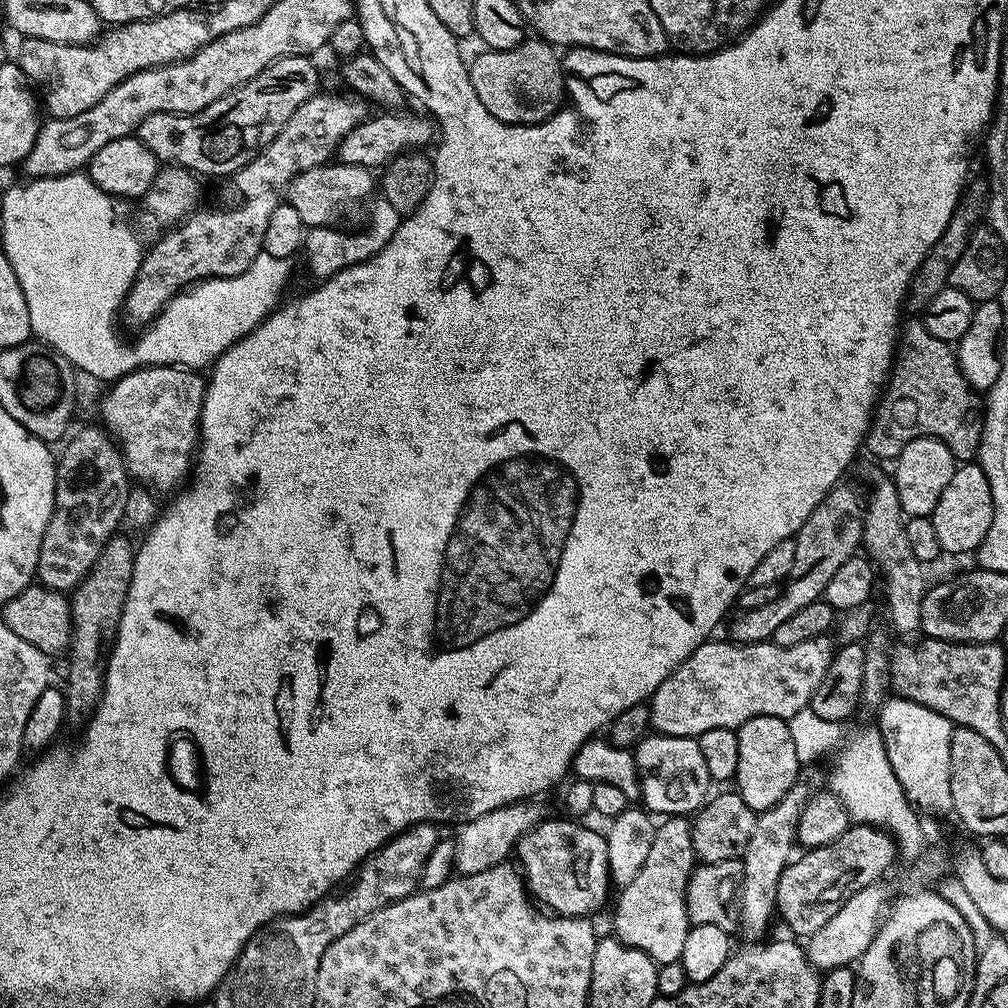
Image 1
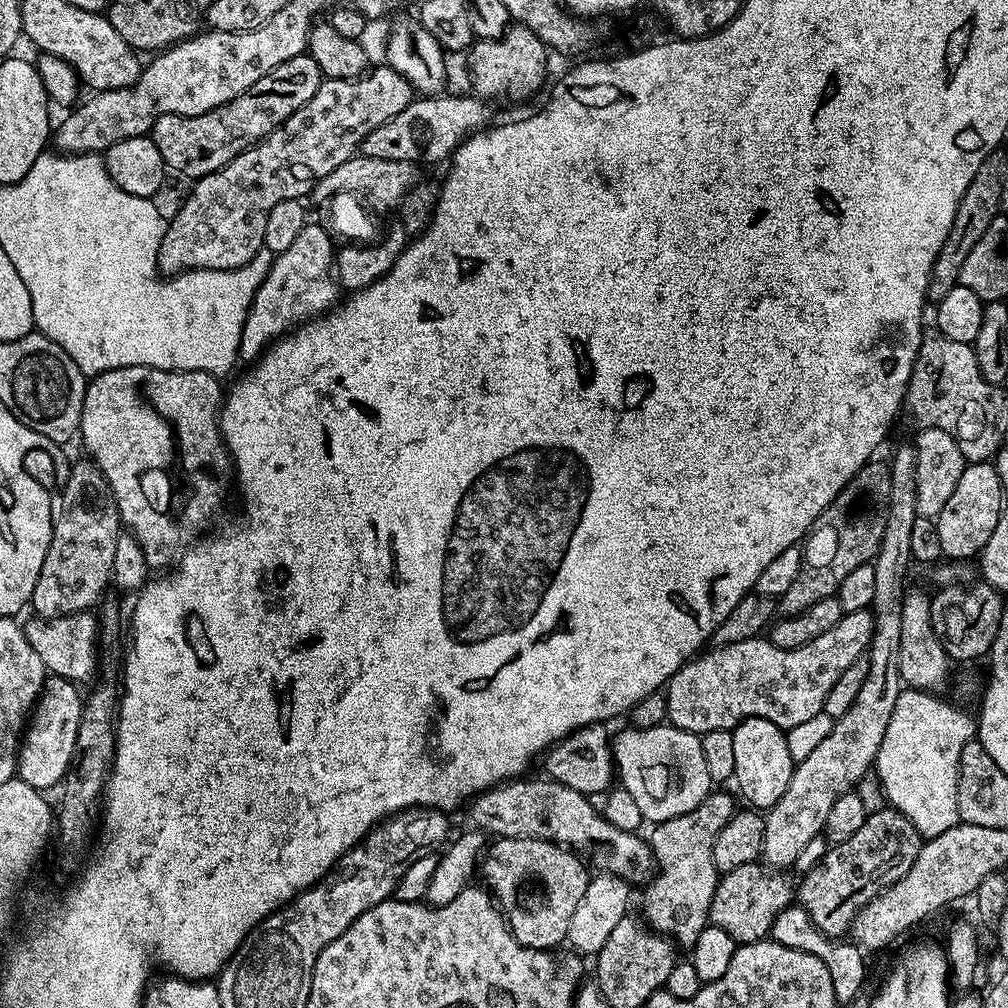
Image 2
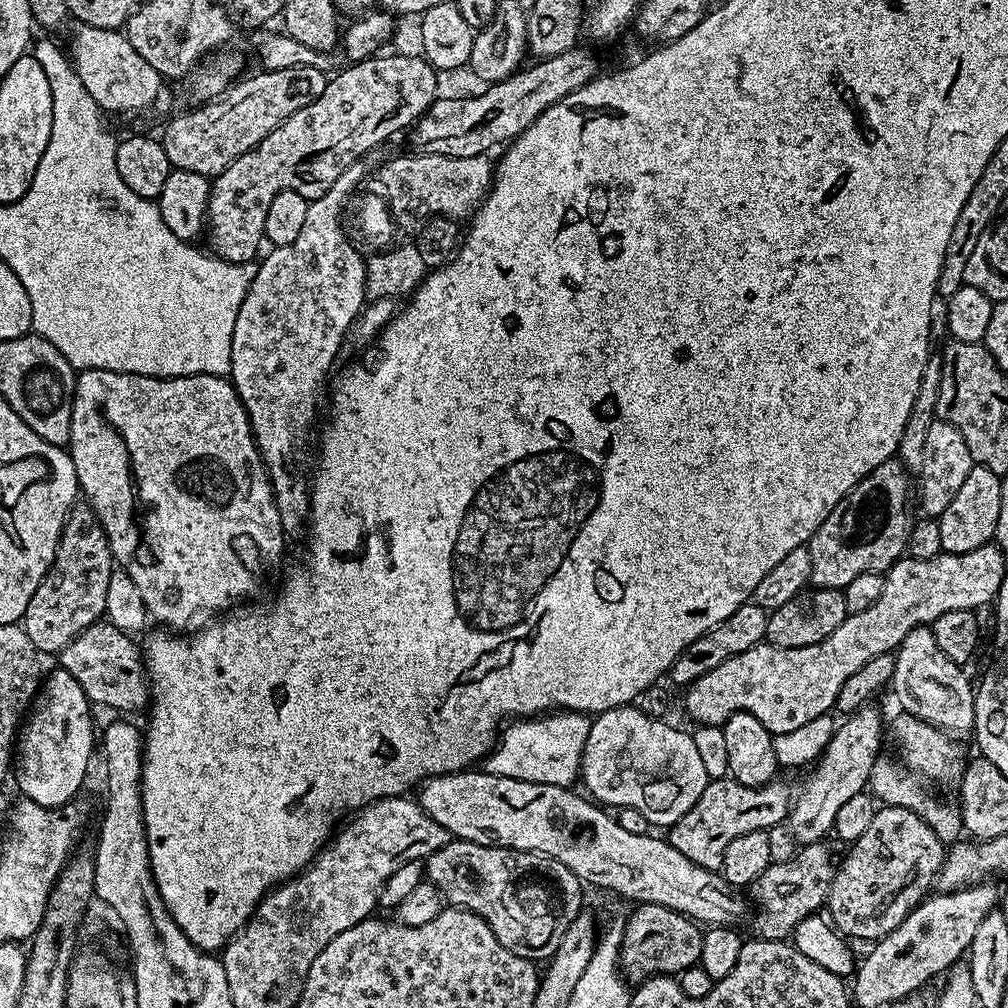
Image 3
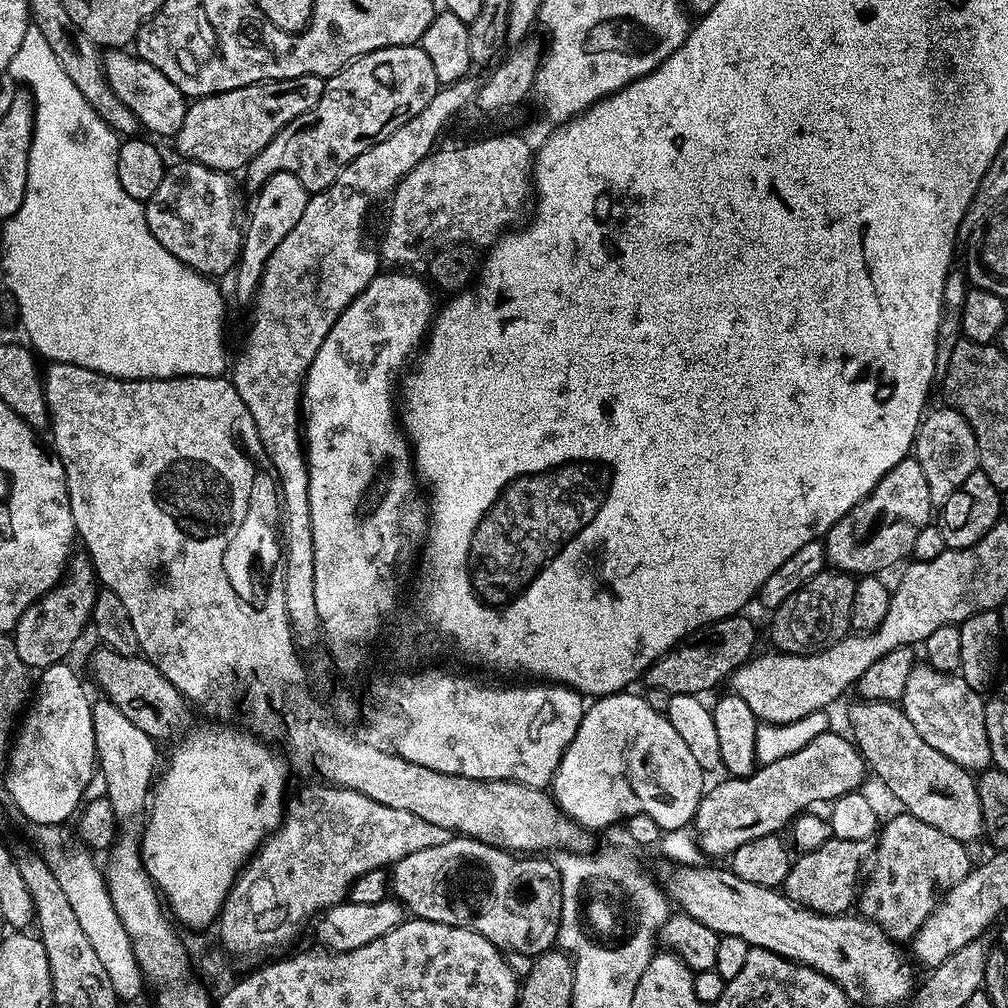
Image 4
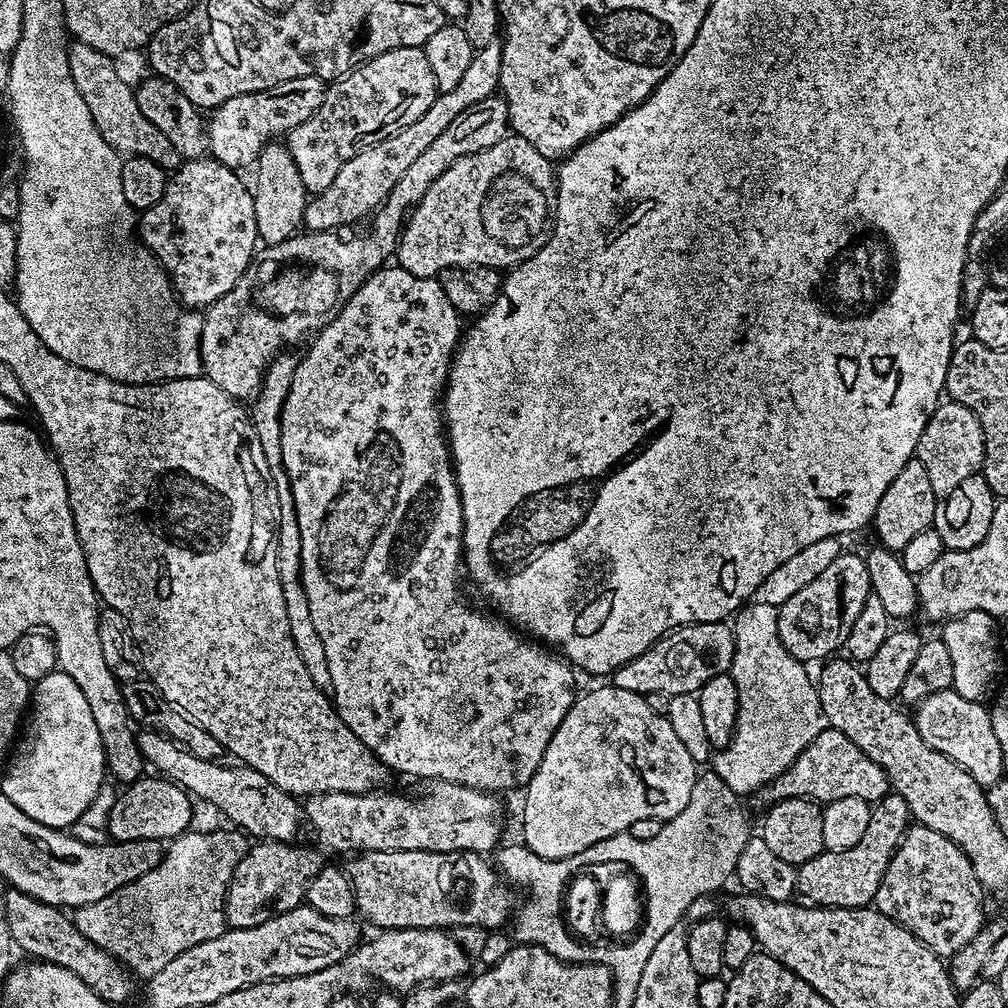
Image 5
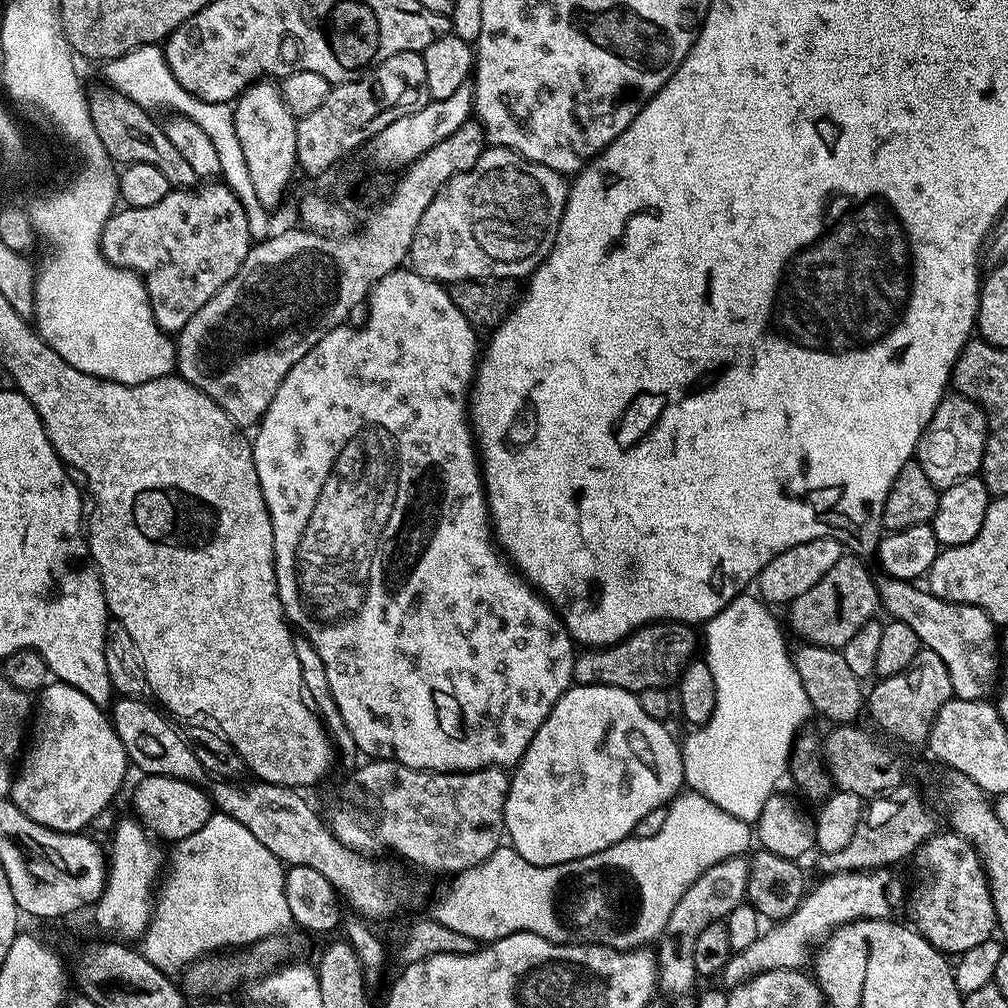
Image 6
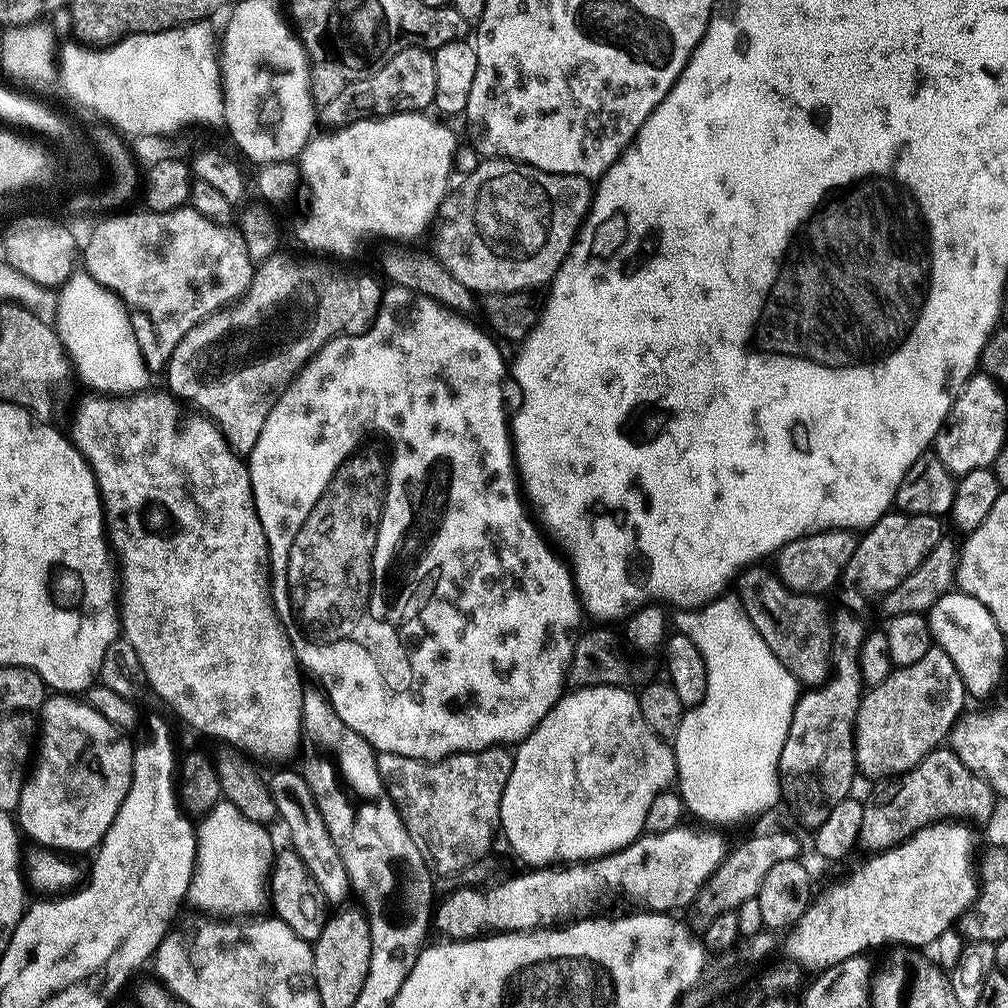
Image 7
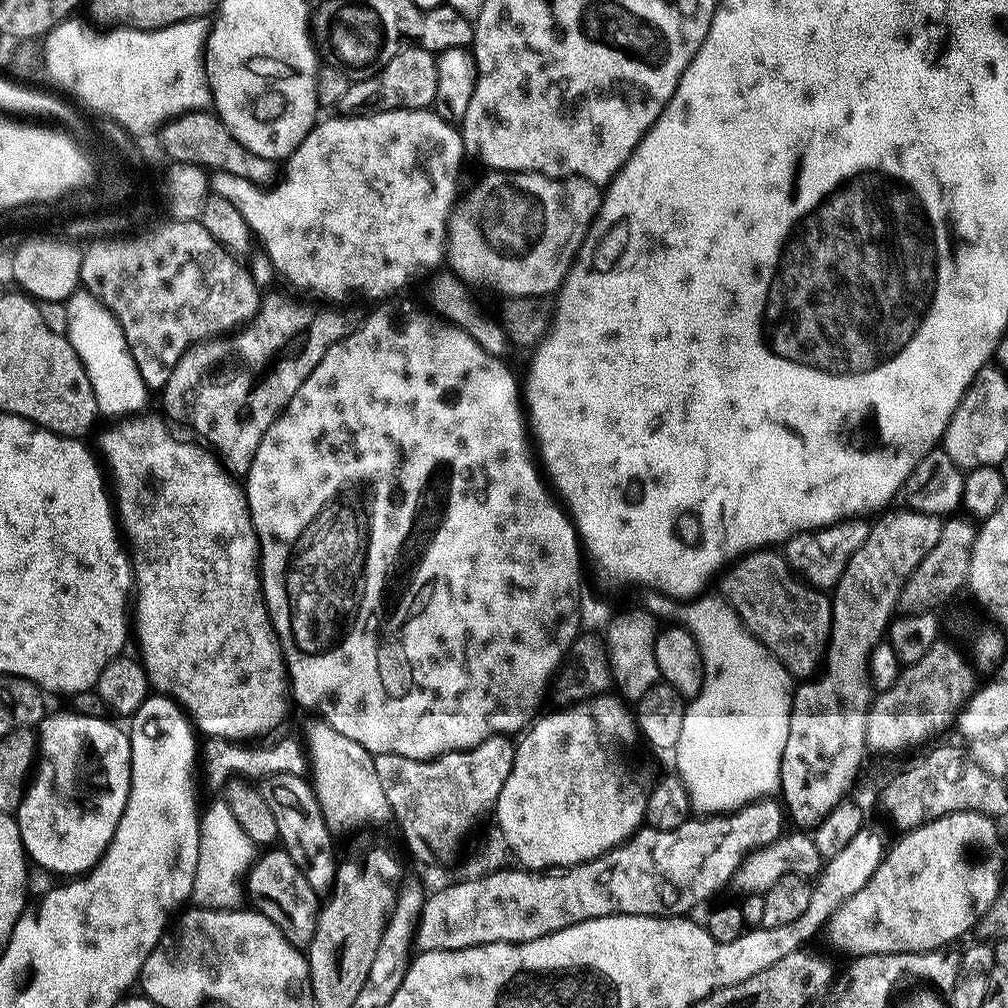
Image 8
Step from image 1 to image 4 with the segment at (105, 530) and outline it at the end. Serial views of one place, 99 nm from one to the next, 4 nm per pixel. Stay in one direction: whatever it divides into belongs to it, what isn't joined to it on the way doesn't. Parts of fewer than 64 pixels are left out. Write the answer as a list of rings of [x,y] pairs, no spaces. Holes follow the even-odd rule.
[[[84,554],[73,555],[60,581],[18,618],[12,641],[25,666],[30,670],[43,670],[69,659],[84,627],[89,627],[97,591],[98,581],[91,560]]]

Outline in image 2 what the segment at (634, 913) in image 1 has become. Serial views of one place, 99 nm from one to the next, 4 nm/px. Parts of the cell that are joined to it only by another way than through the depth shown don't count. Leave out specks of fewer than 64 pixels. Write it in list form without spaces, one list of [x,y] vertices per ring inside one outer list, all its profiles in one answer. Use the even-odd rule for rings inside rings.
[[[724,790],[709,791],[708,797],[698,806],[694,806],[694,810],[690,810],[686,814],[678,814],[669,820],[659,821],[653,827],[656,829],[653,830],[652,836],[650,835],[652,859],[658,869],[658,875],[649,880],[643,889],[645,892],[642,916],[652,931],[671,938],[684,950],[690,950],[694,946],[694,942],[698,942],[698,934],[702,934],[702,930],[709,925],[710,902],[714,898],[718,879],[716,864],[714,863],[714,842],[718,838],[722,826],[726,826],[726,822],[730,822],[732,815],[738,811],[737,797],[735,795],[732,797],[728,792],[720,791]]]

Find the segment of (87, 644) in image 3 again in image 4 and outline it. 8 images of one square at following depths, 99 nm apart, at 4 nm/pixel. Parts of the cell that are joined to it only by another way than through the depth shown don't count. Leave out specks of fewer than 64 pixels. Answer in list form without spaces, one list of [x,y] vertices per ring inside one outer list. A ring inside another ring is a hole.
[[[100,646],[97,649],[92,656],[92,676],[96,679],[97,686],[104,691],[101,693],[111,704],[118,706],[118,710],[122,710],[122,714],[126,714],[126,718],[138,726],[138,730],[157,742],[175,741],[189,731],[193,723],[193,709],[184,695],[158,670],[158,666],[140,654],[123,656],[112,648]]]

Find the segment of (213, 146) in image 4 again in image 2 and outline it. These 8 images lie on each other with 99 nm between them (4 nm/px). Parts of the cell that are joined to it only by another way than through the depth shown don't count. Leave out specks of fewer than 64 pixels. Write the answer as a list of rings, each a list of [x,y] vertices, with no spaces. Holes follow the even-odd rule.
[[[307,54],[290,58],[290,62],[282,62],[270,74],[258,78],[248,92],[238,98],[197,116],[179,116],[166,114],[154,122],[151,138],[154,146],[158,146],[158,154],[162,154],[165,169],[181,172],[184,176],[199,178],[217,172],[226,162],[230,162],[238,154],[242,154],[252,145],[268,136],[294,110],[298,110],[318,90],[322,82],[322,73],[318,62]]]

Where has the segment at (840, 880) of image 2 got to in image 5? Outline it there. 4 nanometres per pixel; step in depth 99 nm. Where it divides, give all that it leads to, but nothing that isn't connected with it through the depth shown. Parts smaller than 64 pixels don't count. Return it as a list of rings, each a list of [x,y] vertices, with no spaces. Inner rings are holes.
[[[913,823],[904,831],[904,837],[894,850],[890,864],[886,866],[886,874],[882,874],[882,882],[878,886],[878,894],[874,901],[876,911],[886,914],[894,922],[898,922],[914,938],[918,938],[929,950],[941,958],[951,958],[978,930],[982,930],[986,919],[984,913],[984,887],[974,874],[974,866],[970,866],[970,858],[956,843],[938,830],[930,830],[924,824]]]

